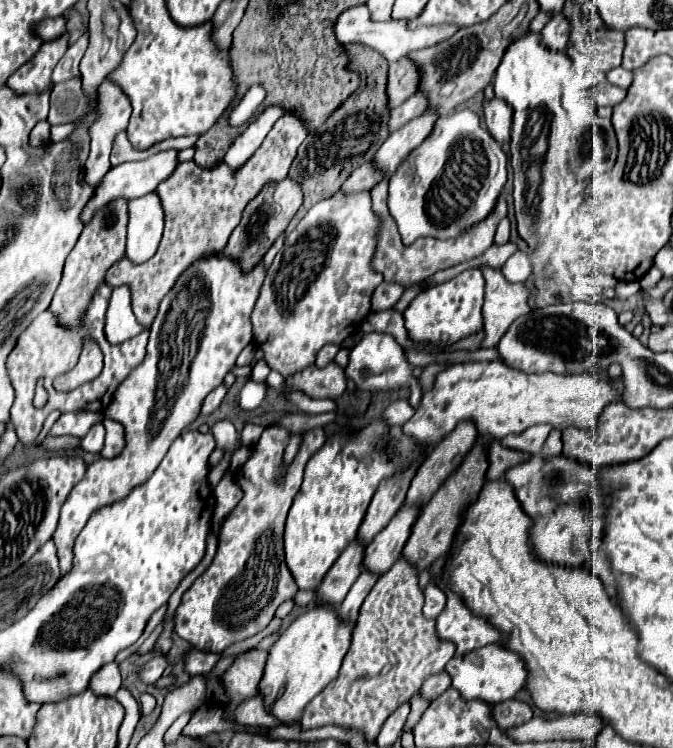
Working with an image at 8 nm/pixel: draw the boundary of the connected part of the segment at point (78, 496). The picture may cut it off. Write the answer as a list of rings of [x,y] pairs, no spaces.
[[[219,253],[203,257],[195,261],[195,265],[189,265],[179,275],[179,281],[175,281],[173,289],[163,297],[159,305],[159,313],[151,325],[149,345],[145,359],[129,373],[129,377],[119,385],[115,391],[115,397],[111,399],[109,407],[105,409],[105,417],[119,421],[125,429],[125,447],[123,451],[113,459],[97,459],[87,467],[85,477],[79,481],[79,485],[73,487],[69,493],[65,505],[61,507],[59,525],[53,533],[53,541],[57,547],[61,577],[71,571],[73,565],[73,545],[75,537],[81,533],[89,517],[101,509],[103,505],[111,505],[115,501],[121,501],[131,489],[143,485],[151,473],[159,467],[161,459],[165,457],[171,443],[179,437],[179,433],[191,425],[201,411],[201,405],[205,397],[223,383],[223,377],[235,367],[237,355],[251,343],[251,311],[255,307],[259,289],[265,279],[265,265],[263,261],[251,269],[251,273],[243,273],[231,257],[223,257]]]

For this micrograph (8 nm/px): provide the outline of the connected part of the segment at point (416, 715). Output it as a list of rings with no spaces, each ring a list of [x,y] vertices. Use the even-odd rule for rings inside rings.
[[[417,691],[417,693],[415,693],[415,697],[411,697],[411,699],[409,699],[409,703],[411,703],[411,713],[409,713],[409,717],[407,717],[405,731],[407,731],[407,729],[413,729],[413,727],[417,725],[417,721],[421,719],[423,711],[429,707],[429,701],[421,697],[421,691]]]

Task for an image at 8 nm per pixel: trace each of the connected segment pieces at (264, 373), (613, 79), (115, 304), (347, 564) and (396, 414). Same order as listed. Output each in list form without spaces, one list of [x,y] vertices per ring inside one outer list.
[[[261,359],[254,364],[251,372],[251,378],[255,382],[265,382],[270,371],[271,369],[268,367],[266,361]]]
[[[615,67],[615,69],[611,69],[607,73],[607,81],[613,83],[613,85],[617,85],[617,87],[621,87],[621,89],[629,89],[629,85],[633,81],[633,73],[627,71],[627,69],[623,69],[623,67]]]
[[[117,287],[111,293],[111,301],[107,307],[107,325],[105,325],[105,337],[111,343],[121,343],[125,339],[131,339],[145,331],[147,327],[139,325],[135,315],[131,313],[129,305],[129,291],[125,287]]]
[[[359,539],[347,545],[347,549],[341,553],[341,557],[335,561],[335,565],[325,575],[317,591],[319,601],[325,601],[337,607],[345,599],[347,591],[351,589],[351,585],[357,581],[357,577],[363,571],[363,549],[365,545],[359,543]]]
[[[401,399],[401,401],[391,403],[391,405],[383,411],[383,421],[387,421],[387,425],[391,425],[391,427],[395,427],[395,425],[403,425],[405,421],[411,419],[413,413],[415,413],[415,411],[411,409],[409,401]]]

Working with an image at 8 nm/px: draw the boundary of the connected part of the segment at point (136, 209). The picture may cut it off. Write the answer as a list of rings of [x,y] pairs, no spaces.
[[[155,191],[129,201],[127,257],[133,263],[145,263],[159,247],[164,229],[164,213]]]

